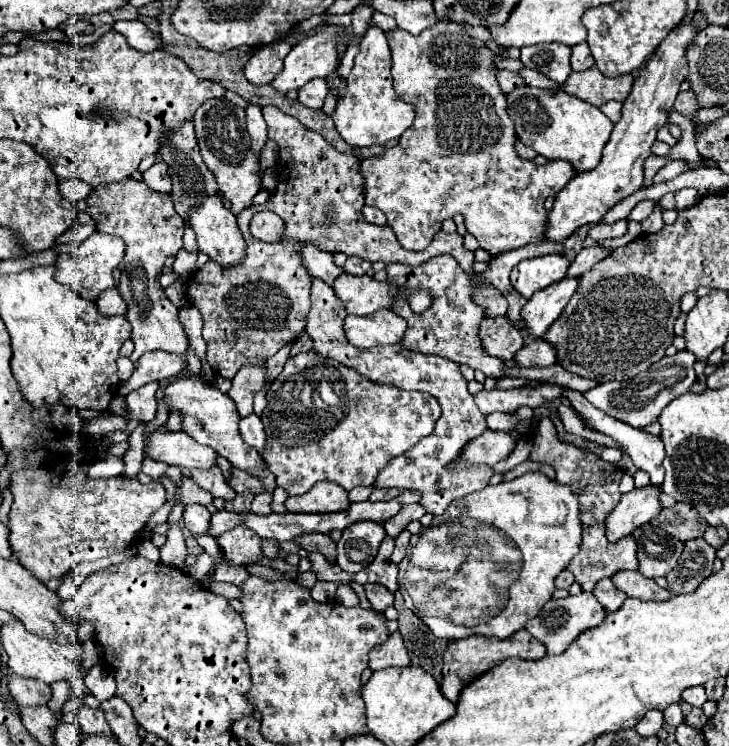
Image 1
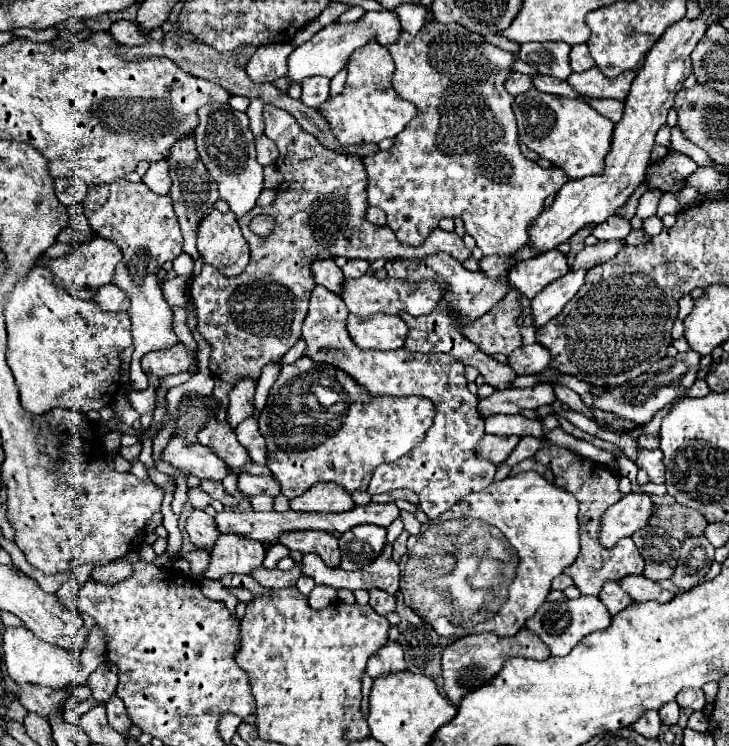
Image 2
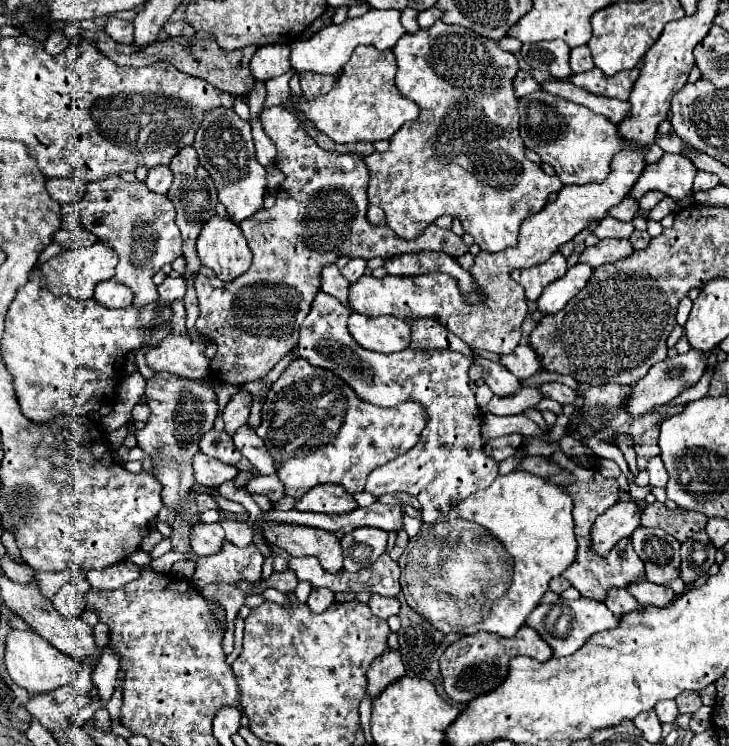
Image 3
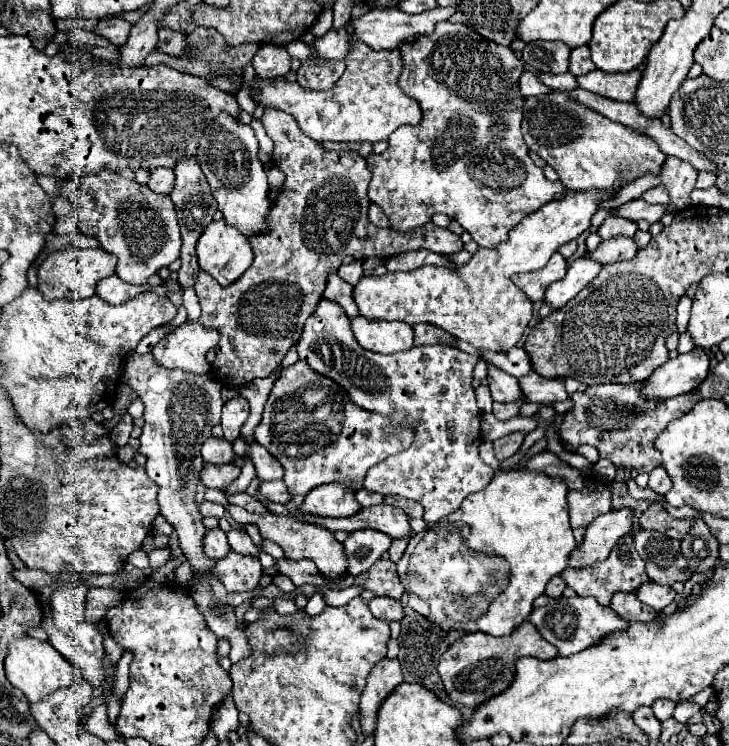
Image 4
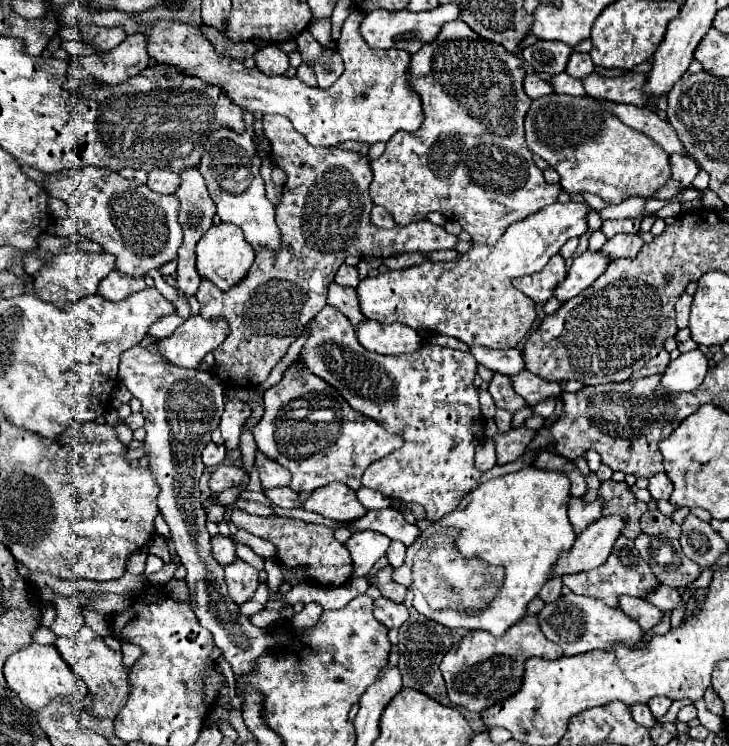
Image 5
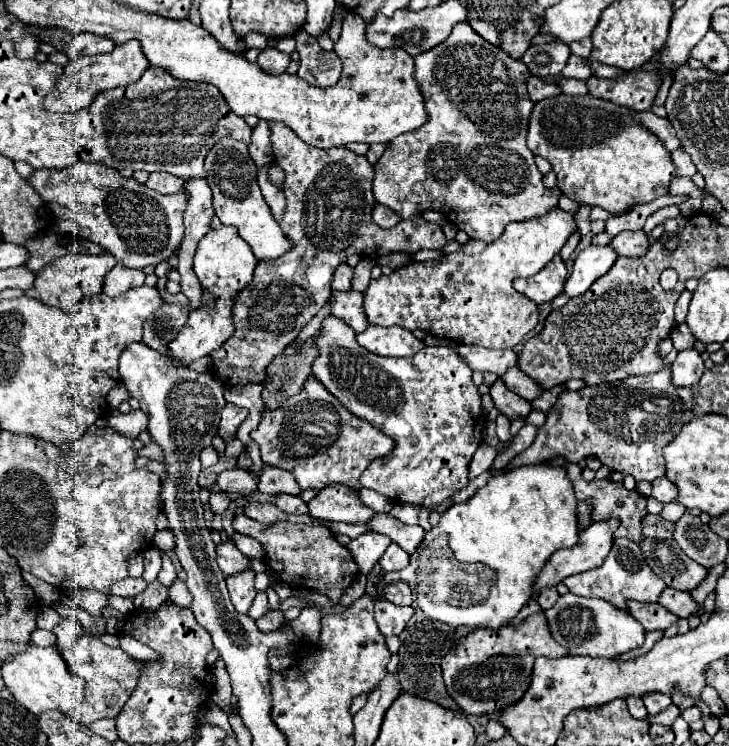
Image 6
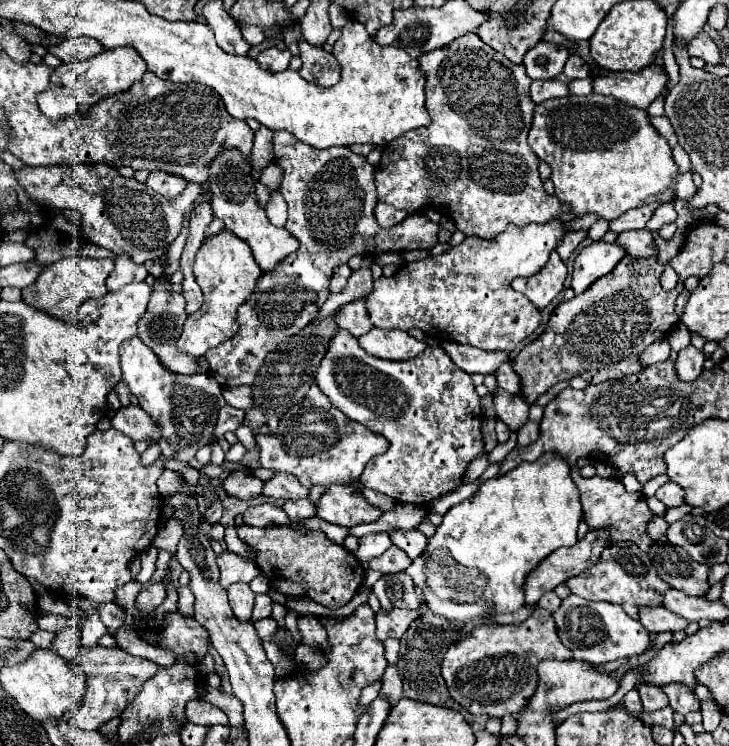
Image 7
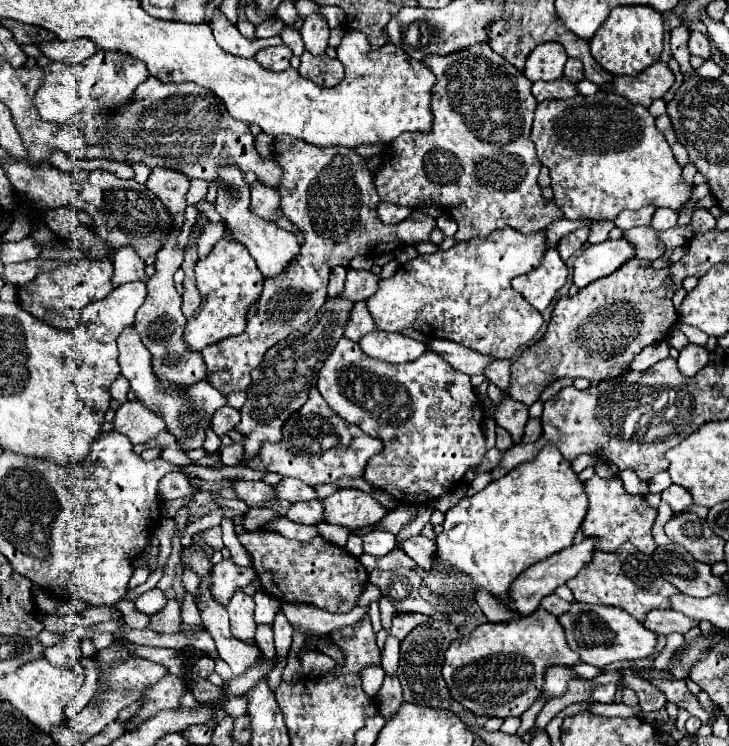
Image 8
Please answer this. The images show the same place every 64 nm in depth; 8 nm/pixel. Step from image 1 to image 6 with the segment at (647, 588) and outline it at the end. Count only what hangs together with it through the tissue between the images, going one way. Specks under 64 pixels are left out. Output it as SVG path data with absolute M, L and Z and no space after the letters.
M666 588L660 594L658 602L666 610L676 614L678 618L690 618L690 616L702 616L704 614L704 606L702 604L694 602L688 592L680 592L680 590L674 590L674 588Z

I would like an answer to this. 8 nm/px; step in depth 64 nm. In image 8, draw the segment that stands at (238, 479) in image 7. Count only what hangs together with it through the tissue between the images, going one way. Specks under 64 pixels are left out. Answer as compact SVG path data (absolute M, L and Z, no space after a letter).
M240 480L238 484L234 484L234 490L236 490L236 496L240 500L244 500L250 508L254 506L268 506L270 502L278 500L272 496L272 486L264 484L264 482L246 482L246 480Z

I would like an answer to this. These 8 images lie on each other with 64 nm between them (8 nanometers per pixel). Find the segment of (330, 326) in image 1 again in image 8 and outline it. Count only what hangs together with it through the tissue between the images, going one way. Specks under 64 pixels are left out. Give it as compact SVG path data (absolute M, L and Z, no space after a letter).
M342 338L322 366L316 388L342 420L348 420L348 424L362 428L364 434L382 440L384 448L368 460L364 478L372 486L392 494L402 504L422 506L434 502L442 494L460 486L464 474L478 466L486 454L482 432L484 412L470 378L464 372L456 372L448 362L430 350L414 362L388 364L366 356L356 342Z

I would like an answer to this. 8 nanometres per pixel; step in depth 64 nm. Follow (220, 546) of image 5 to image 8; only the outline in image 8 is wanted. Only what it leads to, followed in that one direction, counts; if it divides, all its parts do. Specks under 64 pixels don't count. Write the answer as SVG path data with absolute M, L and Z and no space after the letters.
M222 560L212 568L210 576L212 576L210 584L212 596L216 598L218 604L228 606L232 592L236 592L236 588L248 586L256 578L256 572L252 568L240 568L232 560Z

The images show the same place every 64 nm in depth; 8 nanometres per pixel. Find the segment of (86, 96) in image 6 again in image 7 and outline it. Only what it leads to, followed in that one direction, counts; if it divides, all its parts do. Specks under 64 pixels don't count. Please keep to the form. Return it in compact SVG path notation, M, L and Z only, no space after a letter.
M114 48L114 50L104 50L98 56L82 62L70 62L70 64L64 62L54 68L48 88L36 96L38 108L48 118L84 116L96 102L132 88L132 84L138 82L144 76L144 72L146 64L144 60L140 60L134 48Z

